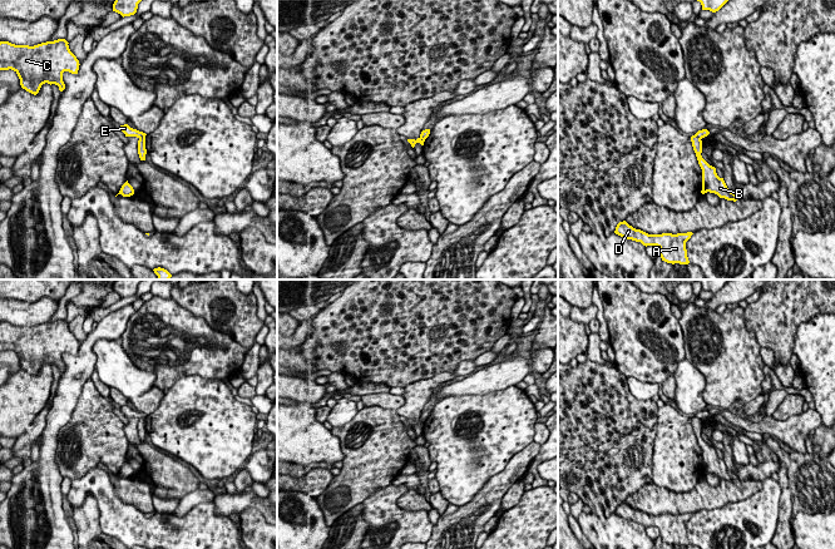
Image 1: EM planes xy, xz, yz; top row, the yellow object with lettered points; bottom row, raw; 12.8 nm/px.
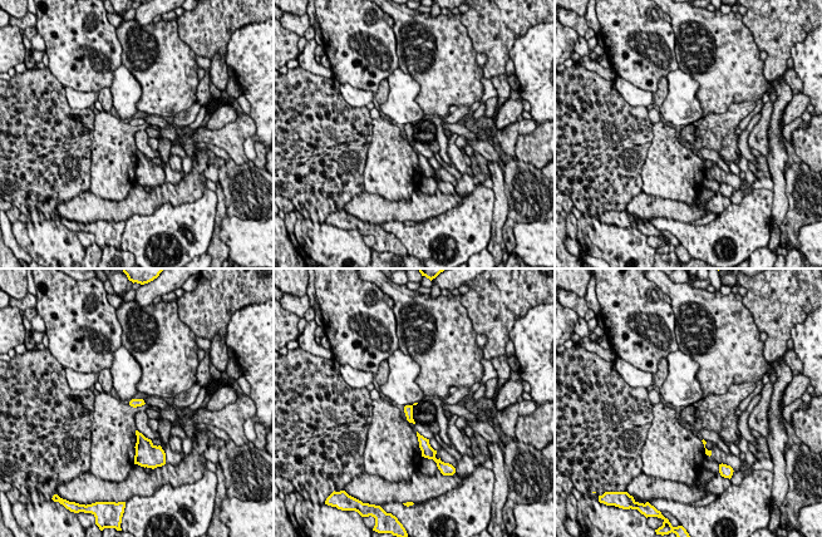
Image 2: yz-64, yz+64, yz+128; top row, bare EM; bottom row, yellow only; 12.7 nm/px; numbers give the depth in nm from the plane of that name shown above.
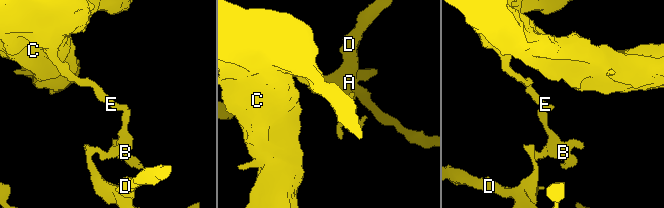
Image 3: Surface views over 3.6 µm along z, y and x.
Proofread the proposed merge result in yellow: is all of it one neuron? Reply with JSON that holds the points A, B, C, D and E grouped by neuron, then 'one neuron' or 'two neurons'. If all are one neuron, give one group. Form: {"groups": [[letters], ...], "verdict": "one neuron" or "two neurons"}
{"groups": [["A", "B", "D"], ["C", "E"]], "verdict": "two neurons"}

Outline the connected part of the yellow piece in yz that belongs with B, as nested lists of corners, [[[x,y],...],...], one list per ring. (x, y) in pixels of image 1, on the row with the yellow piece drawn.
[[[696,135],[691,137],[692,147],[696,153],[698,164],[702,169],[702,191],[701,193],[705,194],[707,192],[717,194],[720,198],[725,198],[727,201],[737,201],[737,196],[731,192],[723,178],[720,178],[716,173],[716,168],[710,165],[701,155],[702,153],[702,140]]]

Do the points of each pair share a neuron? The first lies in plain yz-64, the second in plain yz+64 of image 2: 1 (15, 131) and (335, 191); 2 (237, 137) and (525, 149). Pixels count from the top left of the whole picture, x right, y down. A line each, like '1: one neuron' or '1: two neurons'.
1: one neuron
2: two neurons

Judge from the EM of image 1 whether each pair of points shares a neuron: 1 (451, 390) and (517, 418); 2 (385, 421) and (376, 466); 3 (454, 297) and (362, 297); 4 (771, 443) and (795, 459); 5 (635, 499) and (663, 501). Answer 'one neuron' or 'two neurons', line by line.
1: two neurons
2: one neuron
3: one neuron
4: one neuron
5: one neuron

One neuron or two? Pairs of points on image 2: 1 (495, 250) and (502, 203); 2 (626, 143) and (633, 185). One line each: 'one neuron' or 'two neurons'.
1: one neuron
2: one neuron

